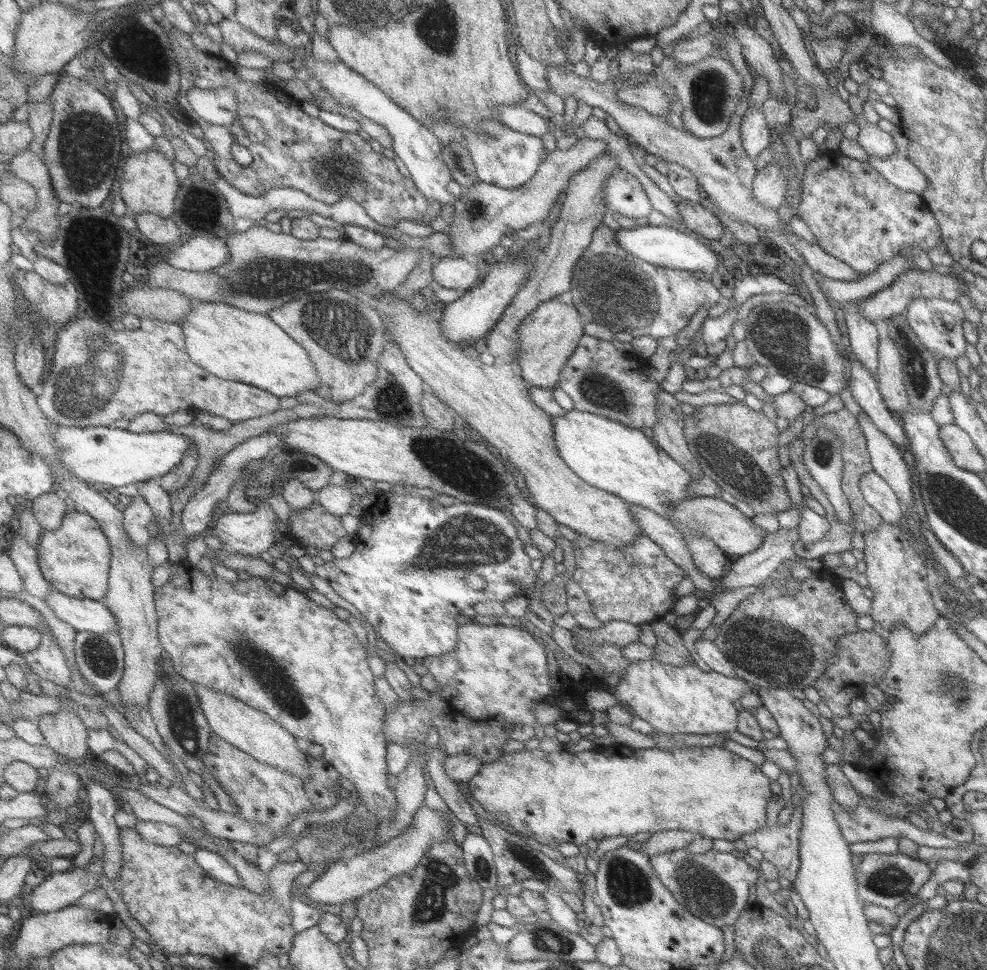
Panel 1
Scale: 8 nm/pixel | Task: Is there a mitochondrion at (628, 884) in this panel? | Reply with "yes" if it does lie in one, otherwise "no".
yes

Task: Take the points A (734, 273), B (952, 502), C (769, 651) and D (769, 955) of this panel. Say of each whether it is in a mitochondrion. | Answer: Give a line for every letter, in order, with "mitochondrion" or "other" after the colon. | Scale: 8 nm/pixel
A: other
B: mitochondrion
C: mitochondrion
D: mitochondrion

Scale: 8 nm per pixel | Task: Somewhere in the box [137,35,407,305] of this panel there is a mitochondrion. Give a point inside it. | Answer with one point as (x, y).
(352, 274)

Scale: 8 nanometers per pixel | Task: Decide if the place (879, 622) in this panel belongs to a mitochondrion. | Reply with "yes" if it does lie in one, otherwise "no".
no

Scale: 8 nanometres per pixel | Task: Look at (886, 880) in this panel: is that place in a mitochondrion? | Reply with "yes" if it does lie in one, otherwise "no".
yes

